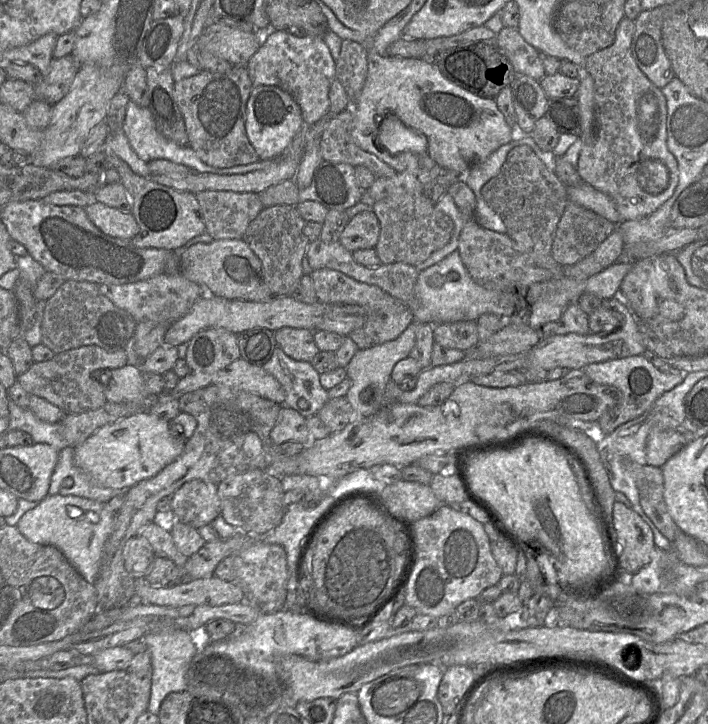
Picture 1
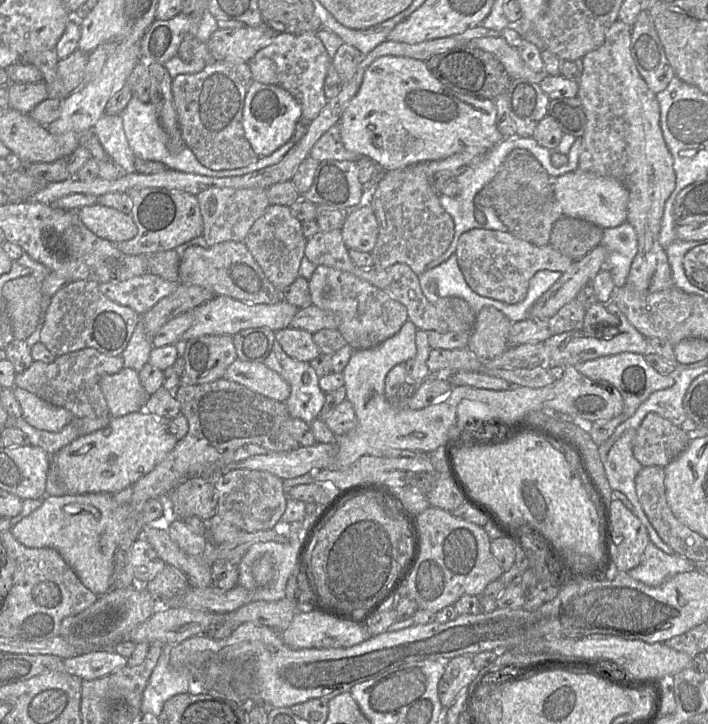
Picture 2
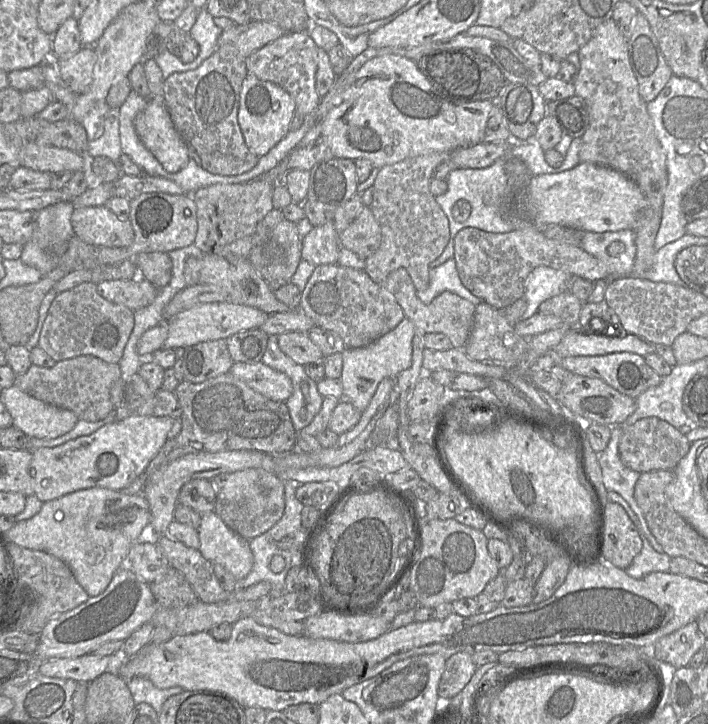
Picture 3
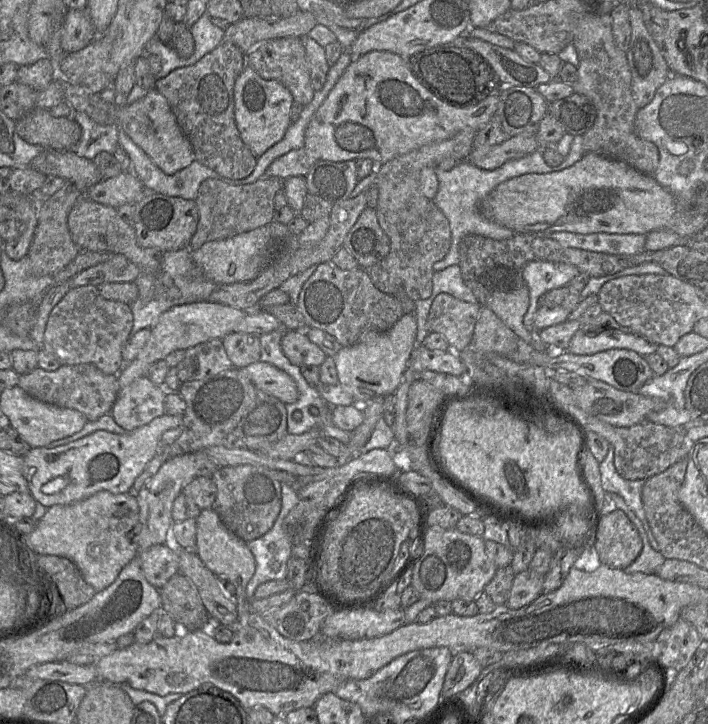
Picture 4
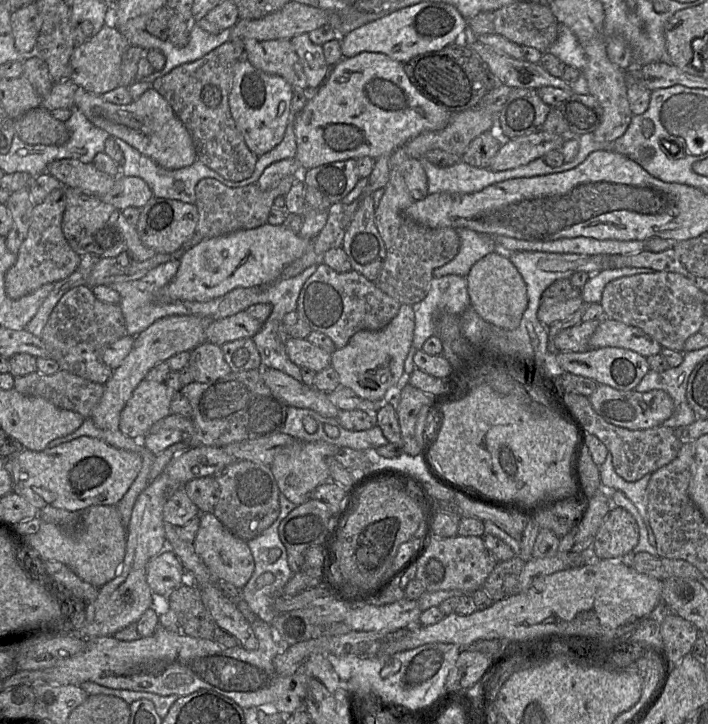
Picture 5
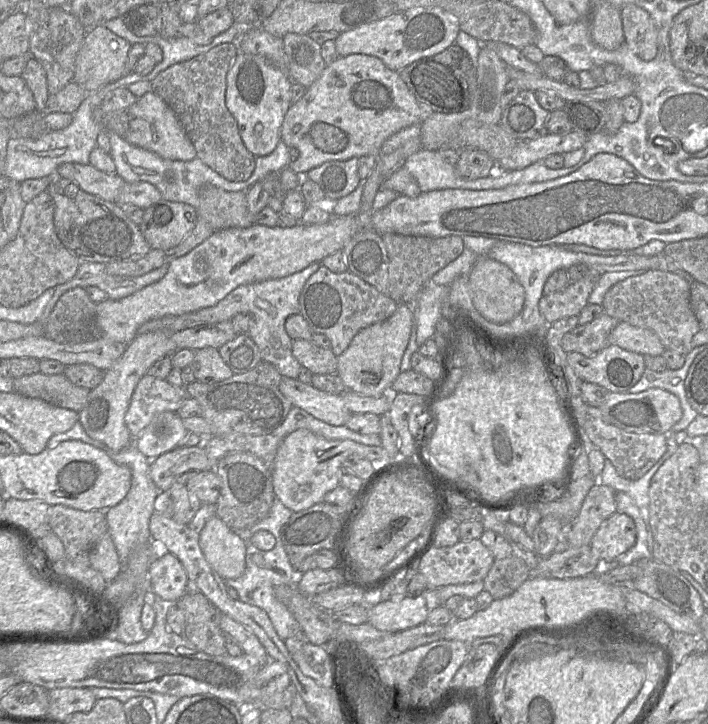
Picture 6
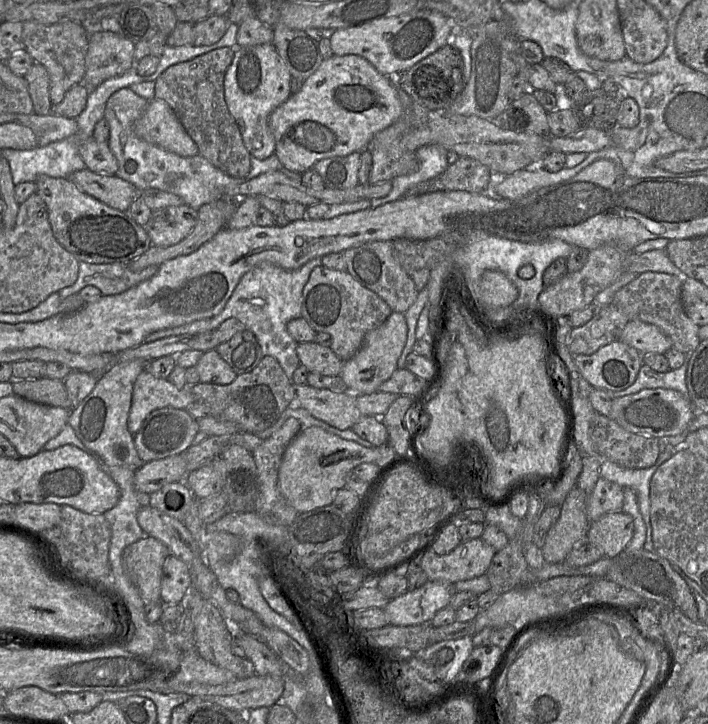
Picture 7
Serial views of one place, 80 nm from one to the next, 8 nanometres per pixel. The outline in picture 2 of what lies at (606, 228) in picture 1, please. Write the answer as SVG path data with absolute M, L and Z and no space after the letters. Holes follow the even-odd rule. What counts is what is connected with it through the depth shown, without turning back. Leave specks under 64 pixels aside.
M563 216L552 227L550 245L564 256L578 261L600 245L603 231L586 220Z

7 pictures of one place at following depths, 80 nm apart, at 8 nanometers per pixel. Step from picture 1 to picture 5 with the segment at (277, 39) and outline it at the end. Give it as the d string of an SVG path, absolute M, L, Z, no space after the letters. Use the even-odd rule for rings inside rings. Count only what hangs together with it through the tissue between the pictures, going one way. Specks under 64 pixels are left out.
M290 40L253 42L244 48L244 58L258 70L284 78L292 88L307 89L307 80Z

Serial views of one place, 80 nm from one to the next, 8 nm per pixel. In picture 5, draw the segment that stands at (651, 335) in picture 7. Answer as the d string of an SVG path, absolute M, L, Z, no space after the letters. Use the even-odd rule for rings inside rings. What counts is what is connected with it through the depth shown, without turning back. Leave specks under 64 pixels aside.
M603 317L590 337L589 349L619 347L632 350L644 357L659 354L662 346L640 328Z

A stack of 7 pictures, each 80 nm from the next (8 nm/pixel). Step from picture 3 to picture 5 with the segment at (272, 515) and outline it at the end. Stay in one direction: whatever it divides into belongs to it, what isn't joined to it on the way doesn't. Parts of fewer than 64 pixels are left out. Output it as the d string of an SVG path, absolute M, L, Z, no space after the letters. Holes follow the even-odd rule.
M237 459L213 475L219 485L214 515L235 536L248 541L266 530L279 514L279 489L270 465Z

